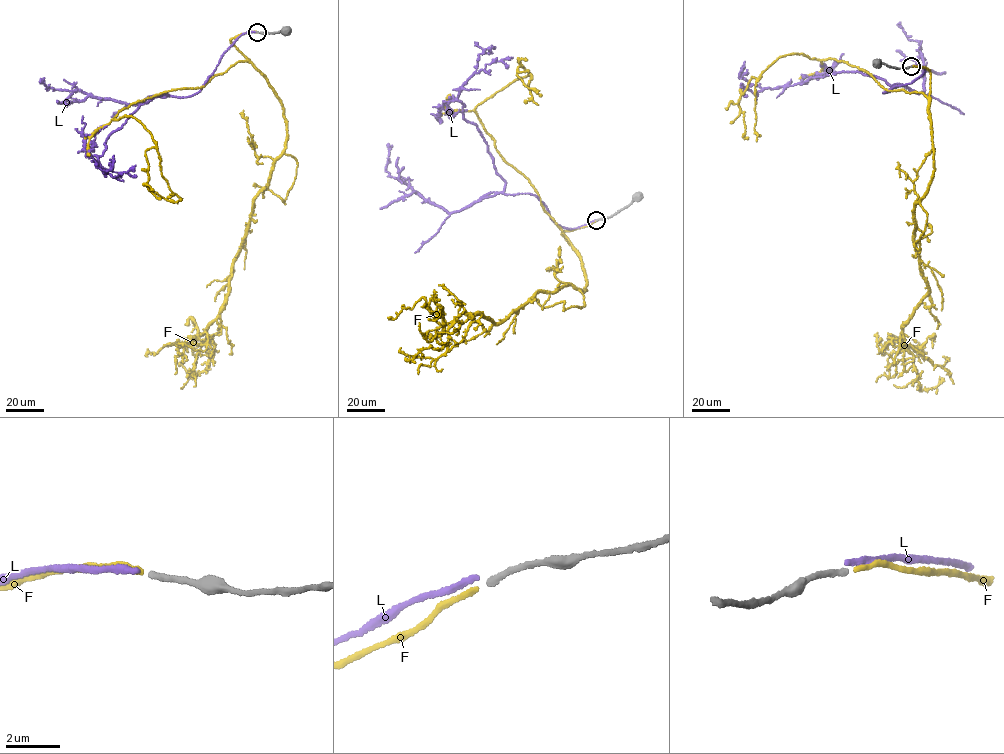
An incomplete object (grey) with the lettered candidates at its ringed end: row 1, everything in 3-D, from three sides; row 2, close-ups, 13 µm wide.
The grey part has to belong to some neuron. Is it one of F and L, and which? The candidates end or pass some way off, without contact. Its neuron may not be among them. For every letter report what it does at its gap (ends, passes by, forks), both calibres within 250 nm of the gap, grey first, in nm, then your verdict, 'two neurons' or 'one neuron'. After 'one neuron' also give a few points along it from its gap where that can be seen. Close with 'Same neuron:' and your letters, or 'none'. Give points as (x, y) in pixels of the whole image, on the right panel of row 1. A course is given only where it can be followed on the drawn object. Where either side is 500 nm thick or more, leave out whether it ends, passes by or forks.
F: it ends; calibres 220 and 180 nm; one neuron; course (912, 66), (931, 75), (934, 170), (913, 212), (929, 291), (903, 326), (914, 346), (893, 335), (916, 349)
L: it ends; calibres 220 and 220 nm; two neurons
Same neuron: F

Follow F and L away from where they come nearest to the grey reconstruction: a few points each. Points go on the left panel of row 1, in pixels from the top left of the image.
F: (256, 32), (230, 42), (278, 98), (287, 133), (284, 151), (254, 200), (220, 315), (201, 334), (147, 356)
L: (256, 32), (236, 39), (198, 92), (166, 92), (141, 104), (104, 143), (97, 158), (104, 175), (113, 155)

